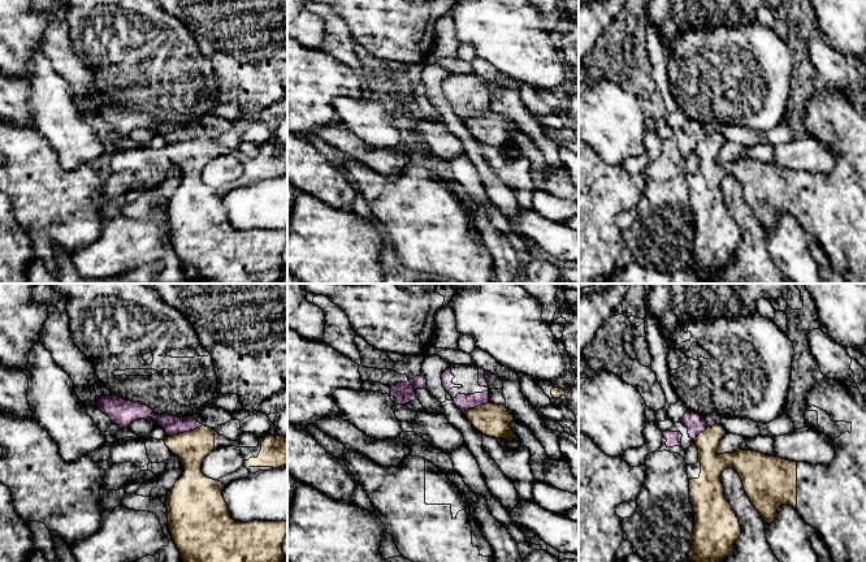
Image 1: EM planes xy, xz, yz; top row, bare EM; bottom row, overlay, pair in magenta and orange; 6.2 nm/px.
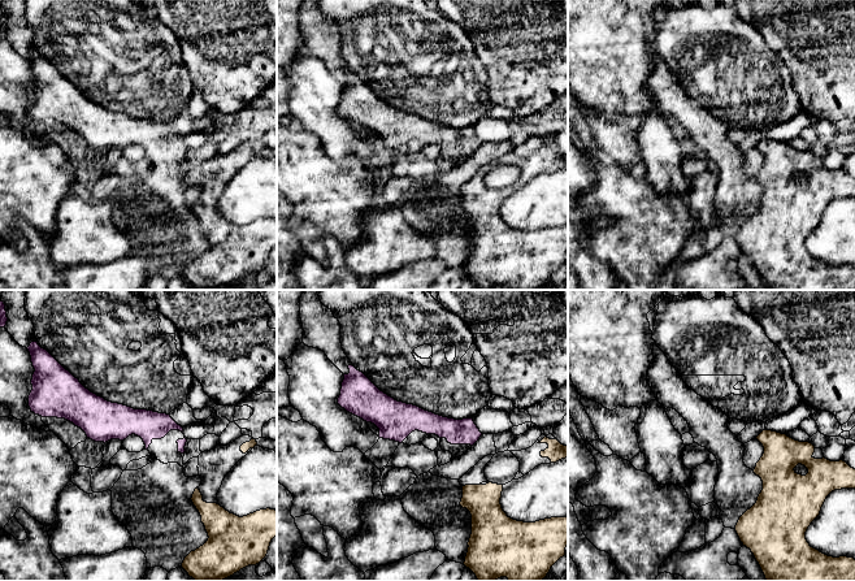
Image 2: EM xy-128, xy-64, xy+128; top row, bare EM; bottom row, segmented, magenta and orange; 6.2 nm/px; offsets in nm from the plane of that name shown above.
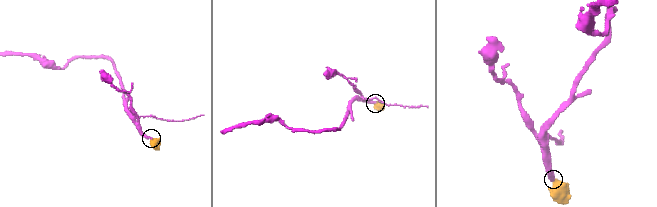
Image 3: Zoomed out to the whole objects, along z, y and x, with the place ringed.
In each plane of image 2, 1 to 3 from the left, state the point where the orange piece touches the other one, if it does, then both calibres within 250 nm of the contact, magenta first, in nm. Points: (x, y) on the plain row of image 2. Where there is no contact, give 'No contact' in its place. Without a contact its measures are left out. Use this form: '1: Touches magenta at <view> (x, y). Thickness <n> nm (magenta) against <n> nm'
1: No contact
2: No contact
3: No contact

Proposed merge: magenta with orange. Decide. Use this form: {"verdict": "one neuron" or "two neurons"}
{"verdict": "two neurons"}

